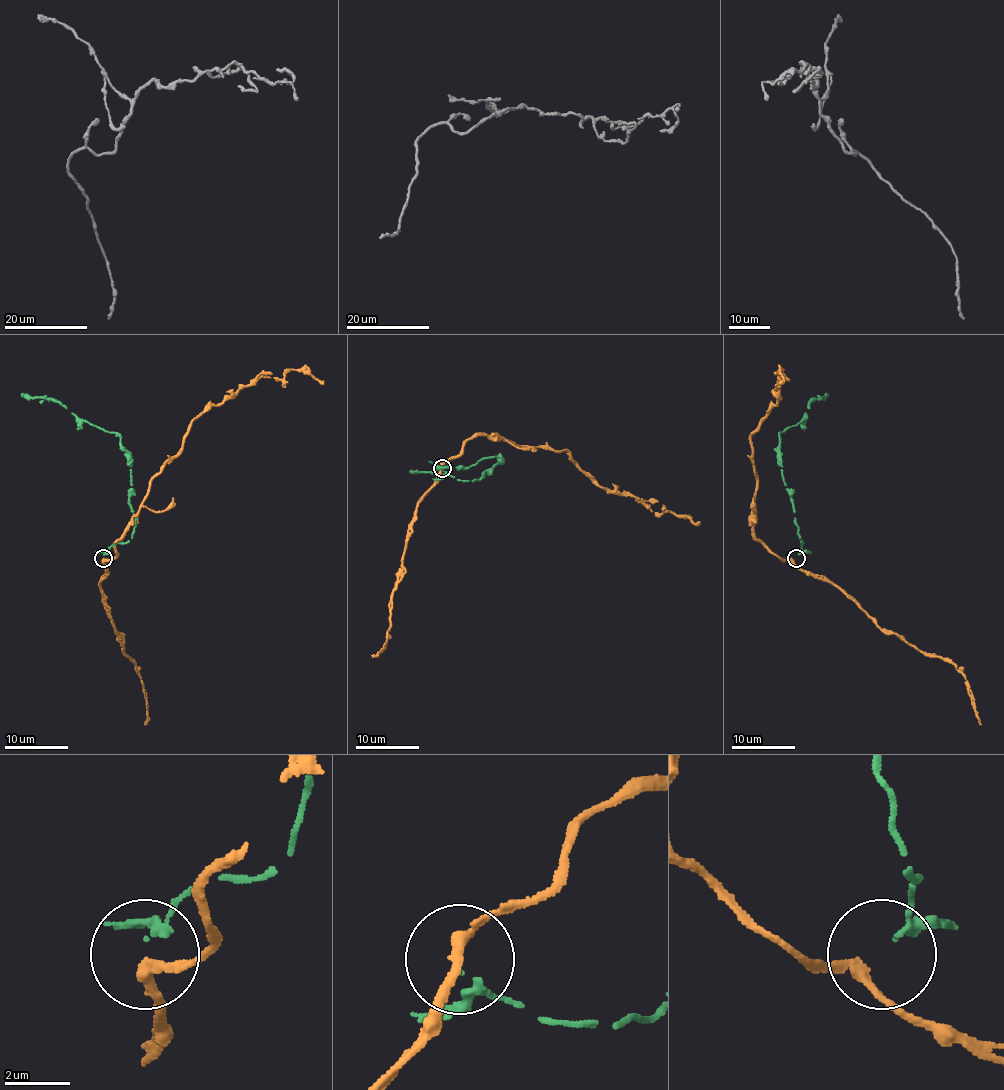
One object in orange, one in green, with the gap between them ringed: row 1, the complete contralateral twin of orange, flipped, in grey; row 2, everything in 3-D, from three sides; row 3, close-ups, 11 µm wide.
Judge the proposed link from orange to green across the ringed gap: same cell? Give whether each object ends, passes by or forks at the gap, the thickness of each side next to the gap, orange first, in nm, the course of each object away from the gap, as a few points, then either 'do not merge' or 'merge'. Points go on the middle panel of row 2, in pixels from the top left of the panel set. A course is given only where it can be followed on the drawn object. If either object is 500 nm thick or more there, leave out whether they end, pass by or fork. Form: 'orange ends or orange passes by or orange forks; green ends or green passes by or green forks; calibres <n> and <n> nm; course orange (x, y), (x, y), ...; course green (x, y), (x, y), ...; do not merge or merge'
orange passes by; green passes by; calibres 280 and 120 nm; course orange (442, 465), (476, 435), (496, 435), (518, 446), (566, 451), (607, 490), (634, 496), (658, 514), (699, 522); course green (442, 470), (454, 477), (472, 481), (503, 462), (496, 457), (484, 457), (474, 465), (461, 468), (410, 471); merge

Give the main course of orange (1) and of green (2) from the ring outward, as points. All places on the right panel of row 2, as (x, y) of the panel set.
1: (793, 559), (781, 559), (755, 537), (750, 520), (757, 482), (751, 435), (778, 400), (780, 384)
2: (798, 554), (802, 543), (792, 499), (783, 480), (780, 433), (804, 420), (810, 403), (827, 397), (826, 394)

